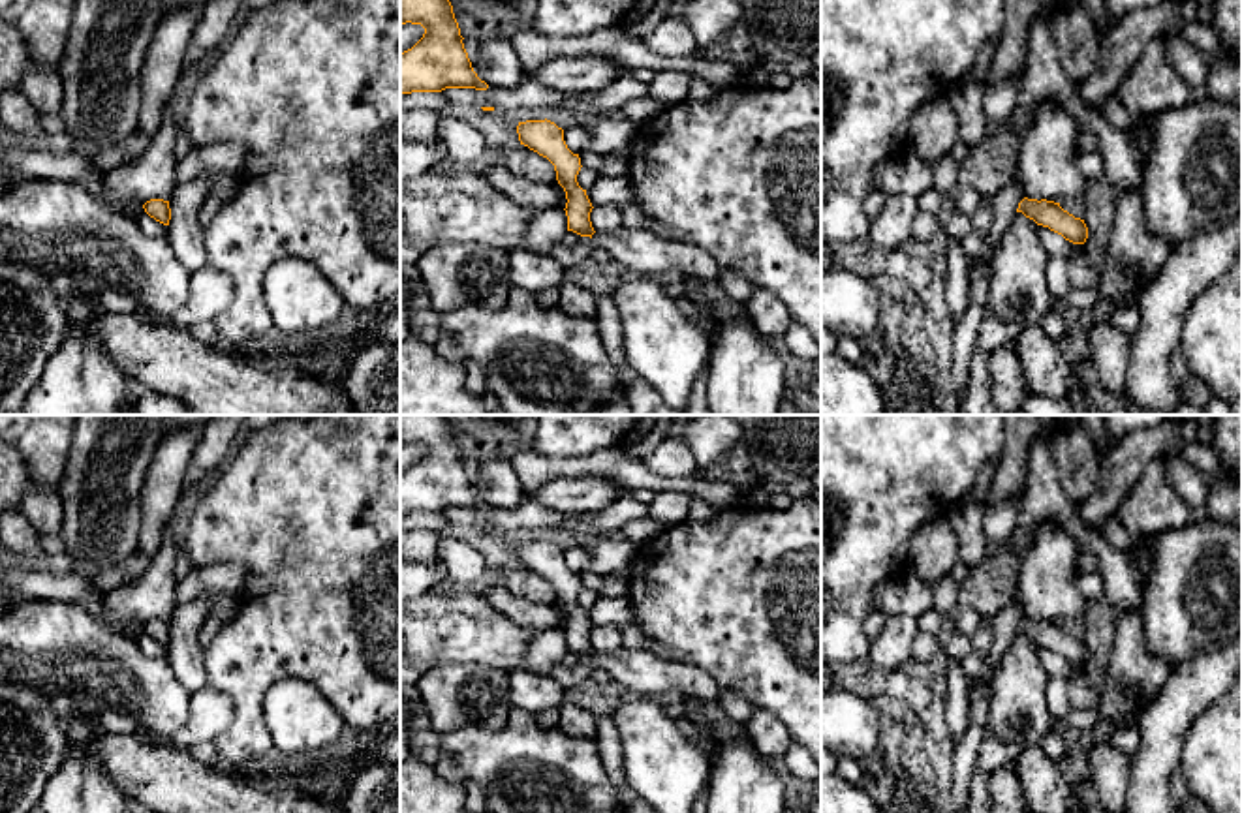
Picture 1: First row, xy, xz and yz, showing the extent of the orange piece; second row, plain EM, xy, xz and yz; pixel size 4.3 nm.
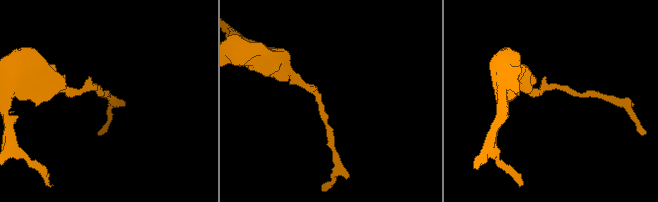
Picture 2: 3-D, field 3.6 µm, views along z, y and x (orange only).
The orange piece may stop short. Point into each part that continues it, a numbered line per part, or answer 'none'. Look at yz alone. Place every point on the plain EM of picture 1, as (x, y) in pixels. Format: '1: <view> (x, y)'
none

